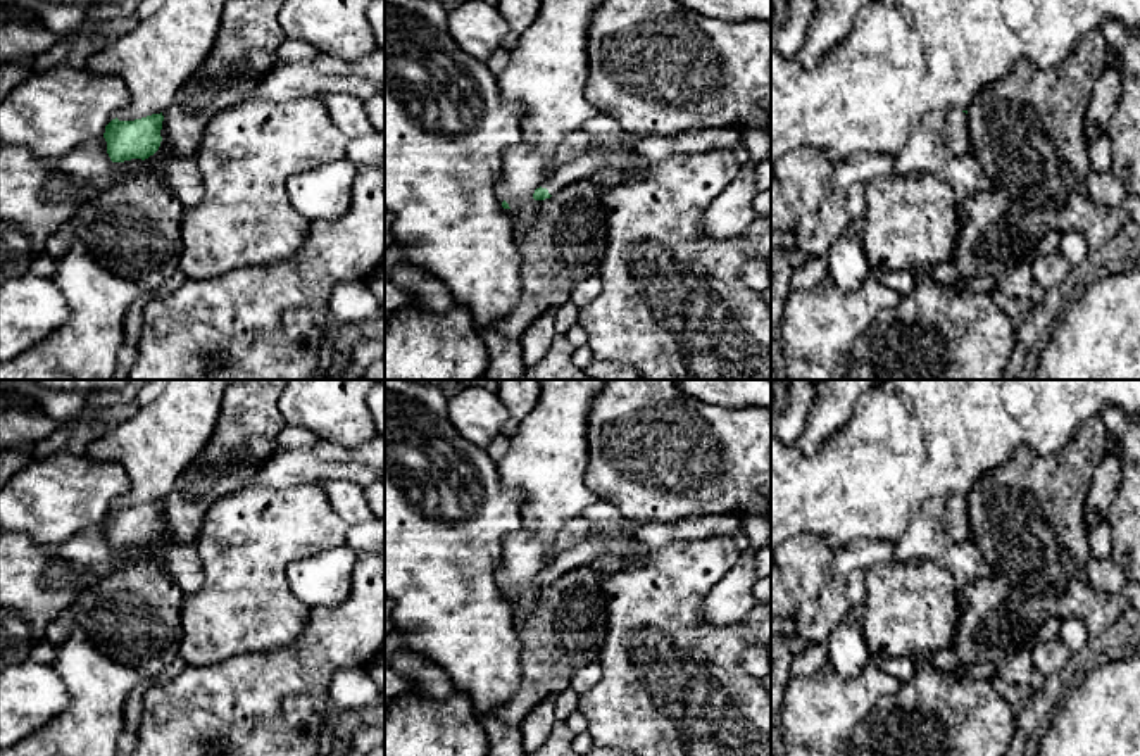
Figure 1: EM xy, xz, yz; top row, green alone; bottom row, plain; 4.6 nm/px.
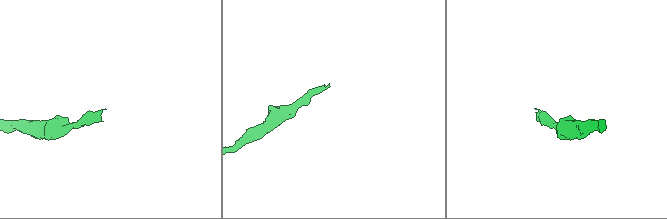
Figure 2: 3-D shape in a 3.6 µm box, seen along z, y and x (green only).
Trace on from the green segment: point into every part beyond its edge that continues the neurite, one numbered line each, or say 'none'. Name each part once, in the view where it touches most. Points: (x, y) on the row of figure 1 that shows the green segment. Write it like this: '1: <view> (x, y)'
1: xz (583, 168)

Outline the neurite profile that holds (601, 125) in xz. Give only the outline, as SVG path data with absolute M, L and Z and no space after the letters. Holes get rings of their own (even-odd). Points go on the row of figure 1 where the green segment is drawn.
M598 112L592 121L583 126L583 131L588 131L592 135L612 135L617 129L621 129L619 123L604 112Z

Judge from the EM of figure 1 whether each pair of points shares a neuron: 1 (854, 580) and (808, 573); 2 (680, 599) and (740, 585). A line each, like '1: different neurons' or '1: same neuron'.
1: different neurons
2: different neurons

